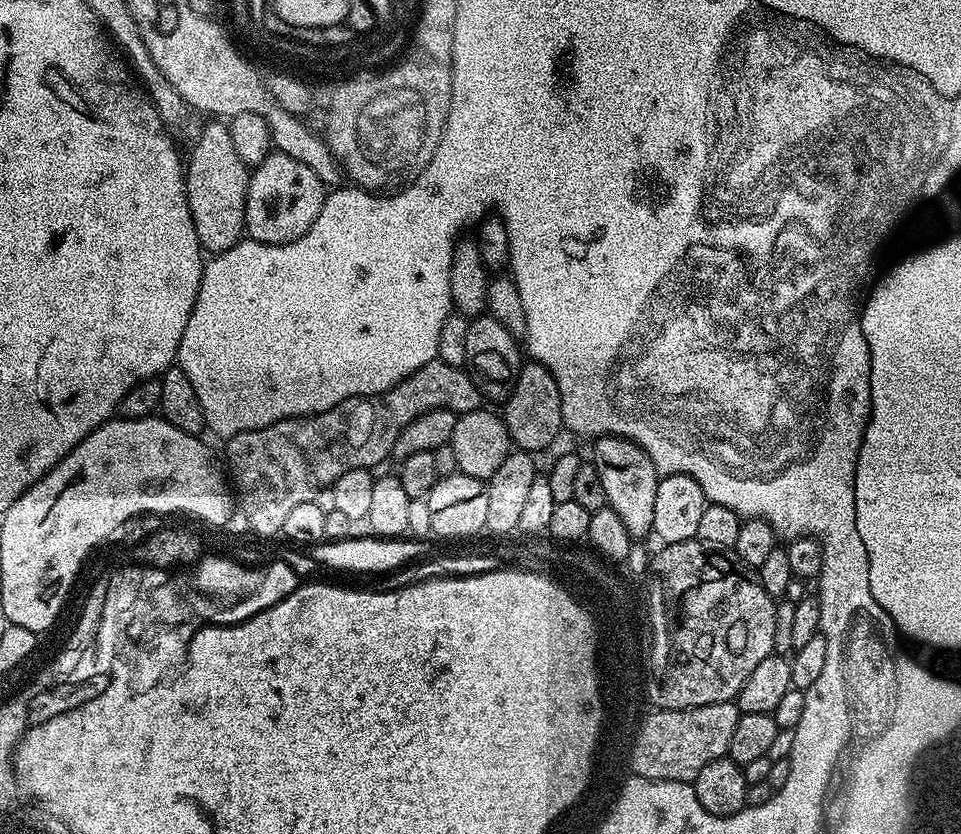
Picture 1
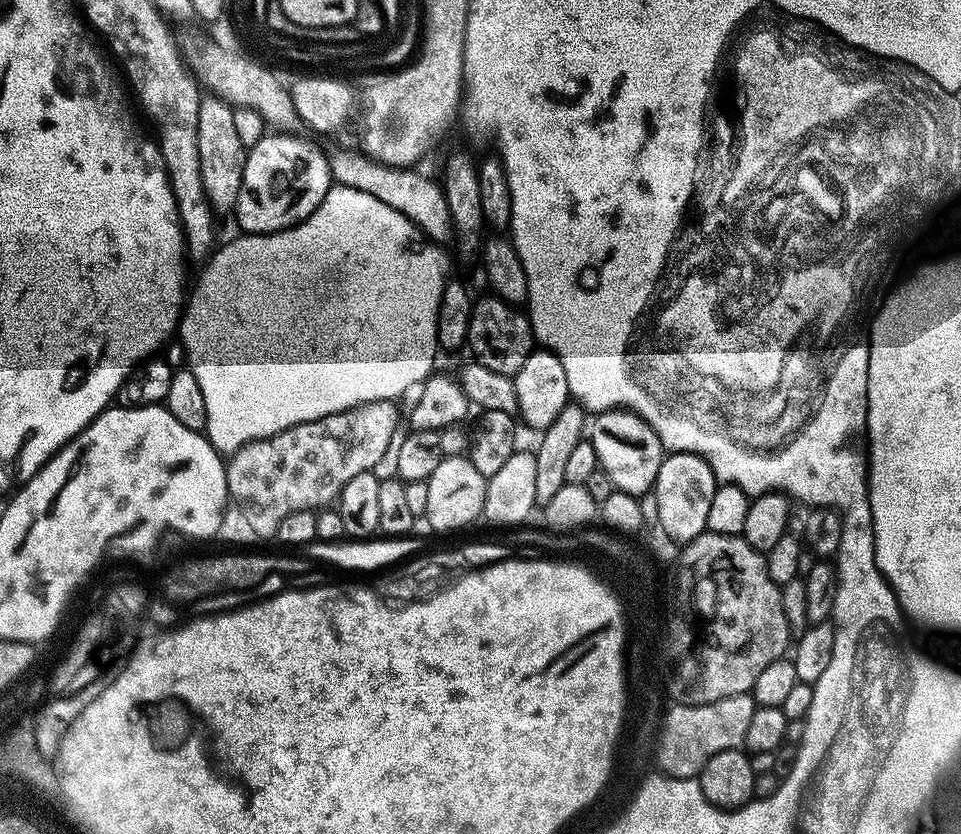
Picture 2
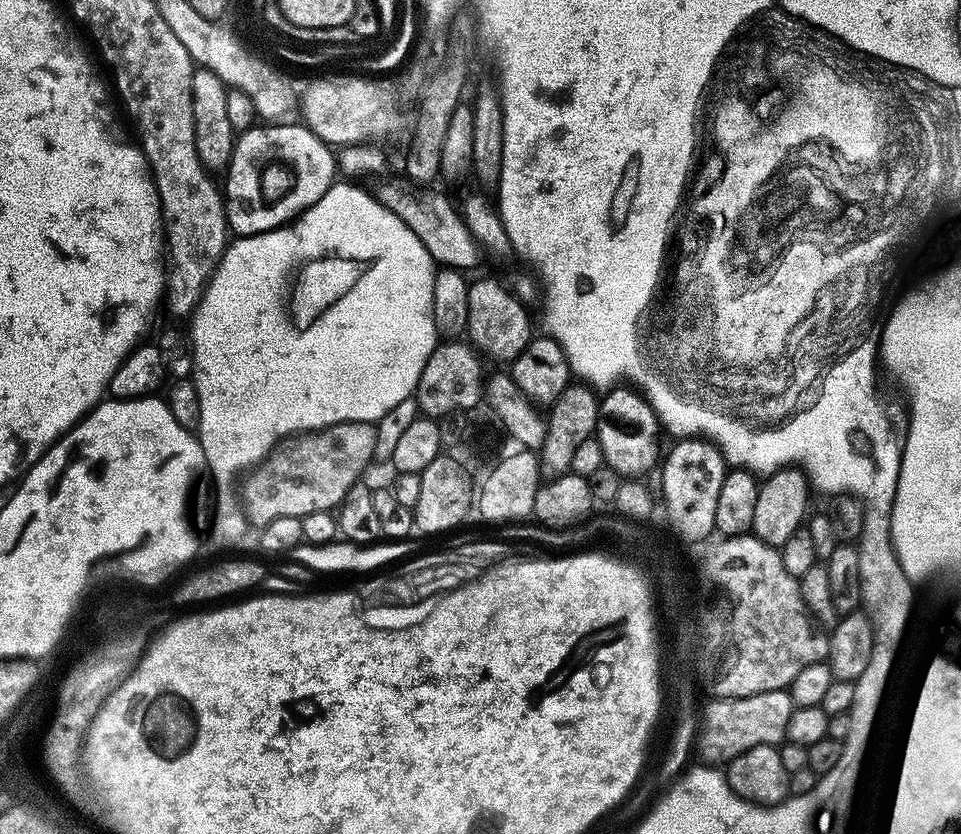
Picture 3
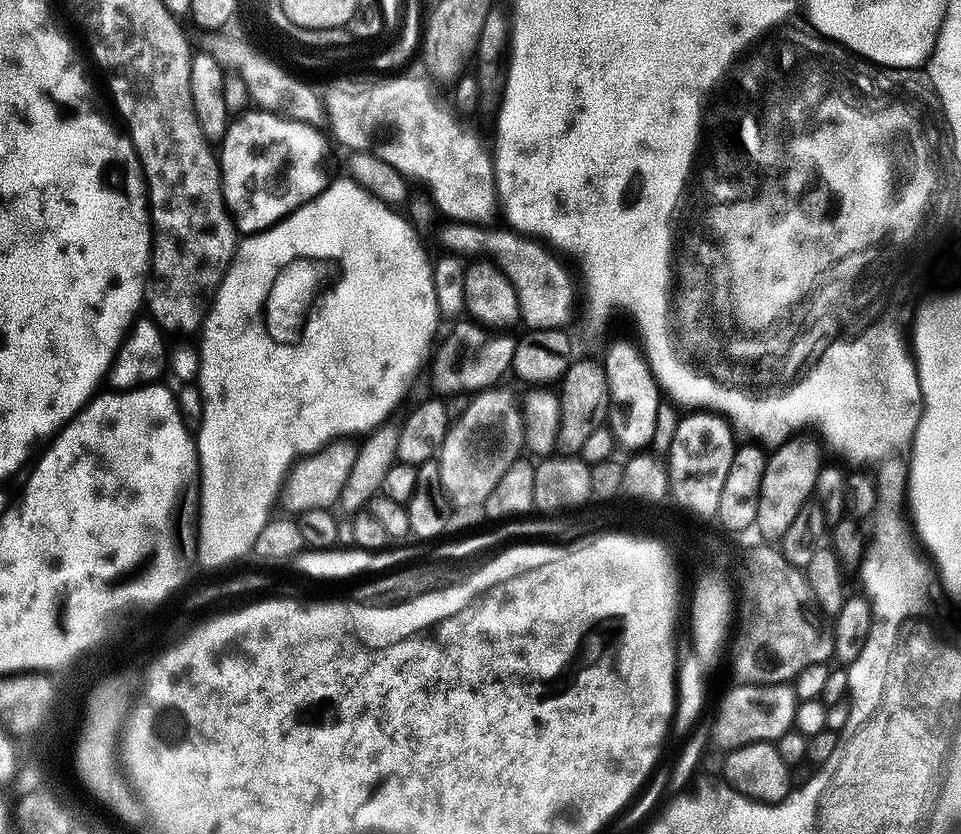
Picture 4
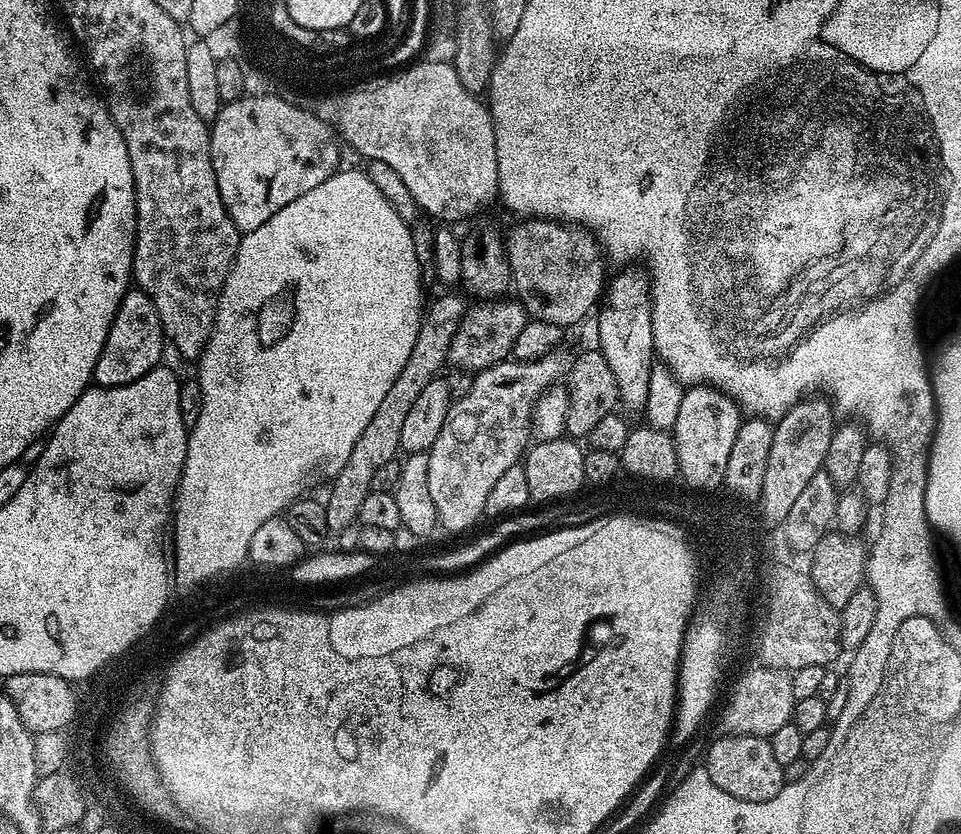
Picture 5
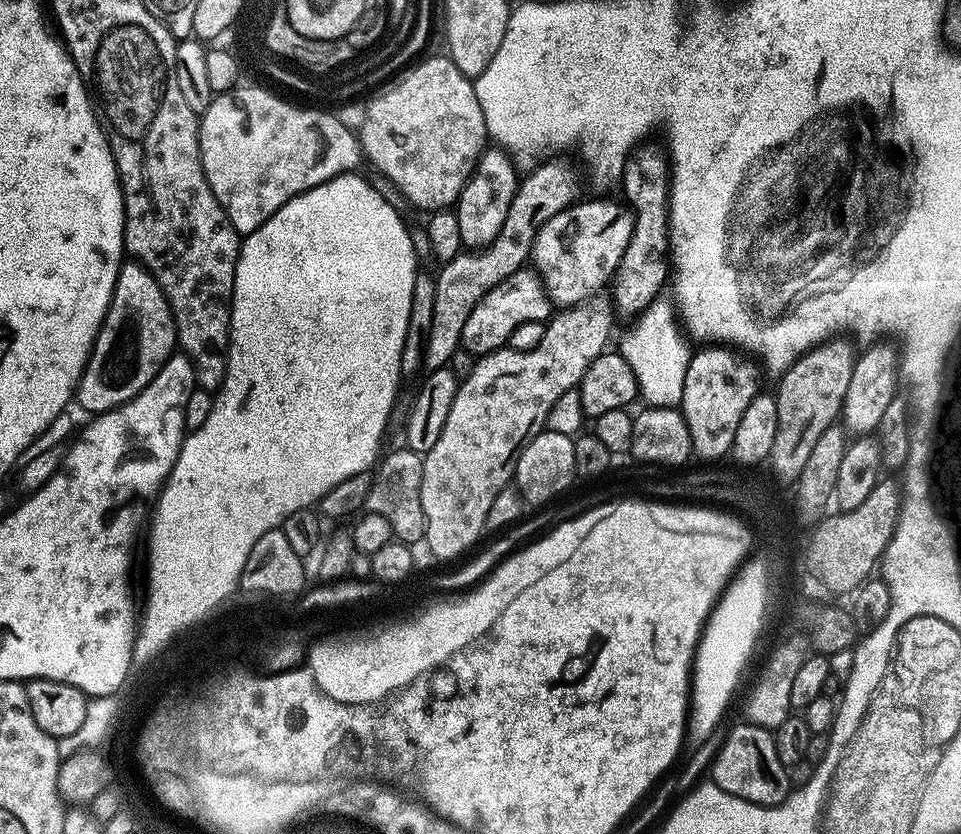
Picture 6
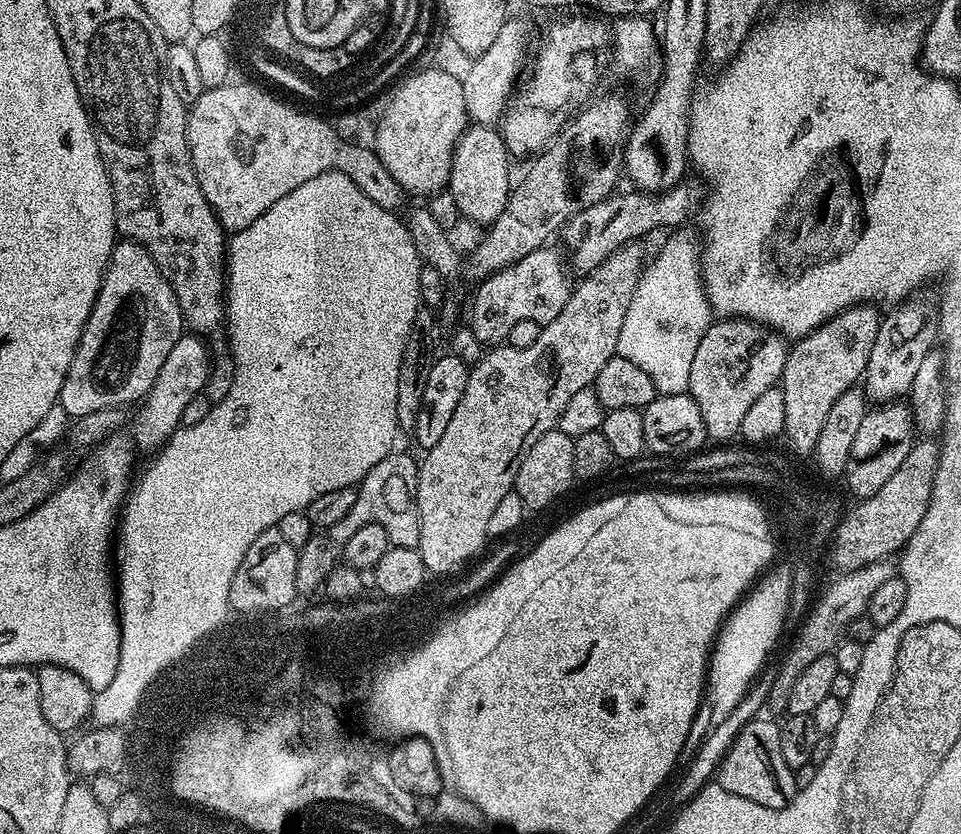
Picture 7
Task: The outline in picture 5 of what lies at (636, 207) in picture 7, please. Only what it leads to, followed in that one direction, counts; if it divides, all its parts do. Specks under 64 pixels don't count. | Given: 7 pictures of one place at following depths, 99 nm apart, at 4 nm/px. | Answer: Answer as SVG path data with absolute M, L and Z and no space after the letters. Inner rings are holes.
M532 218L527 222L520 222L512 232L512 241L506 244L508 266L512 270L511 287L514 292L516 288L515 295L532 320L545 320L561 326L576 324L592 307L595 309L601 299L605 280L604 272L600 269L600 260L586 241L580 240L576 244L572 232L573 229L563 223L553 222L547 218Z

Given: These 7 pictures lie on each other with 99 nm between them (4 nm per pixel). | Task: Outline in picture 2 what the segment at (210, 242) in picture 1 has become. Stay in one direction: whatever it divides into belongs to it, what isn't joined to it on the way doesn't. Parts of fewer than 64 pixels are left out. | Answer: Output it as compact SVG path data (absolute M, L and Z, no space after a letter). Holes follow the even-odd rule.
M211 94L205 95L198 106L198 158L202 170L202 186L208 203L217 213L231 213L235 209L244 173L246 149L238 139L232 110L232 105Z

